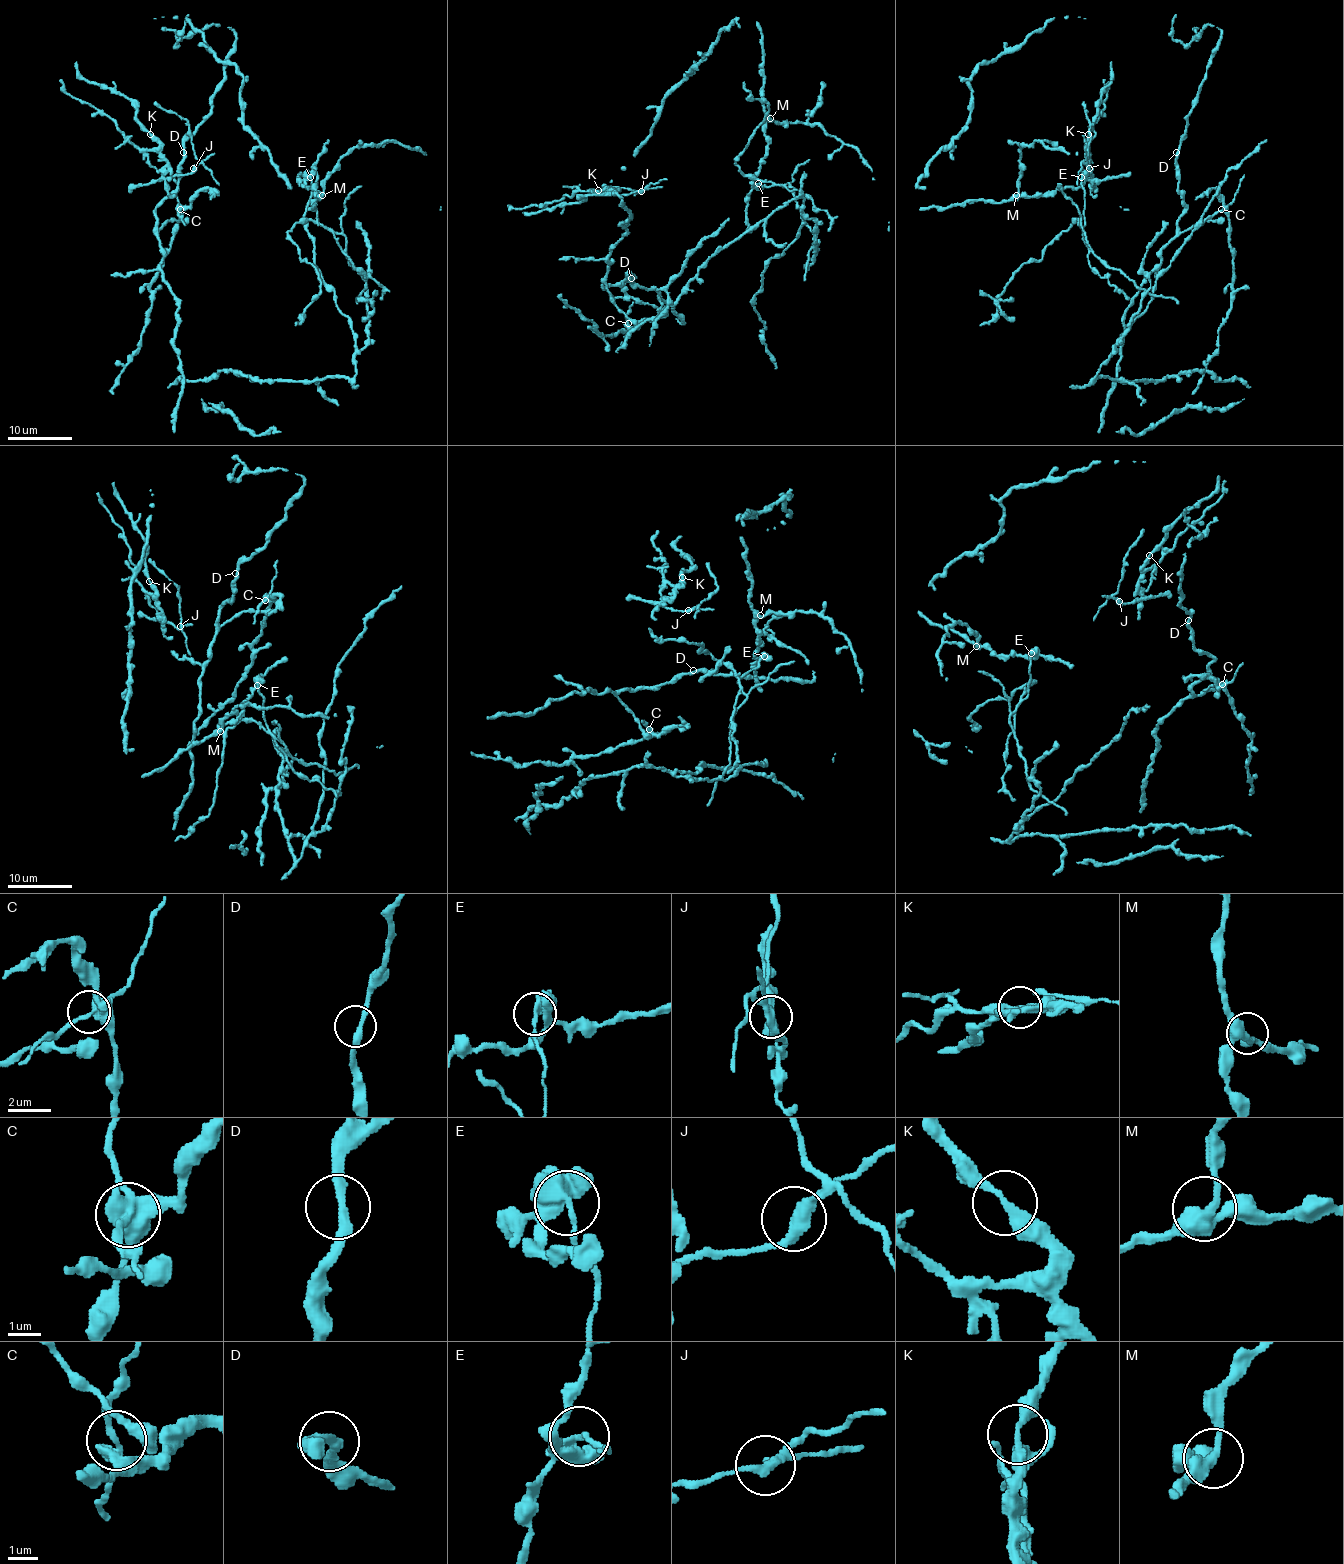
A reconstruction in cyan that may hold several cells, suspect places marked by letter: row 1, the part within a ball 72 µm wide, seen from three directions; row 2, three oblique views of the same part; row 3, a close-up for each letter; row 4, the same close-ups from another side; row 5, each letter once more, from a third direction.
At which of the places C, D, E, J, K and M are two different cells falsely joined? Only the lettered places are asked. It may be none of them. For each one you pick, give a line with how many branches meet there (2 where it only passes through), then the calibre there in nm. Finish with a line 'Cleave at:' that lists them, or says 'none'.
E: 3 | 280 nm
J: 2 | 340 nm
K: 2 | 240 nm
Cleave at: E, J, K

